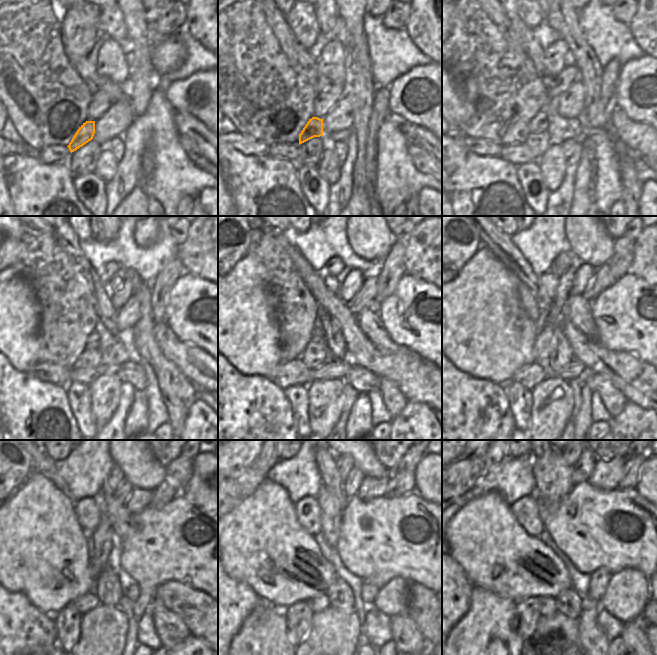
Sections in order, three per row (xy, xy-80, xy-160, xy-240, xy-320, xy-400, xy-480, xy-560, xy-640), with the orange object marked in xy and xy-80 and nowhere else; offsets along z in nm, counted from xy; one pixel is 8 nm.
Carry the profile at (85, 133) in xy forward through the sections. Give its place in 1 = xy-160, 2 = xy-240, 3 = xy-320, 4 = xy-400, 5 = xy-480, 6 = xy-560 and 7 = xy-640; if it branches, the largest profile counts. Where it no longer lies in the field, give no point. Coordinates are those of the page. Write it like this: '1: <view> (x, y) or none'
1: xy-160 (539, 123)
2: xy-240 (92, 342)
3: xy-320 (318, 333)
4: xy-400 (553, 316)
5: xy-480 (125, 488)
6: xy-560 (351, 485)
7: xy-640 (583, 468)

